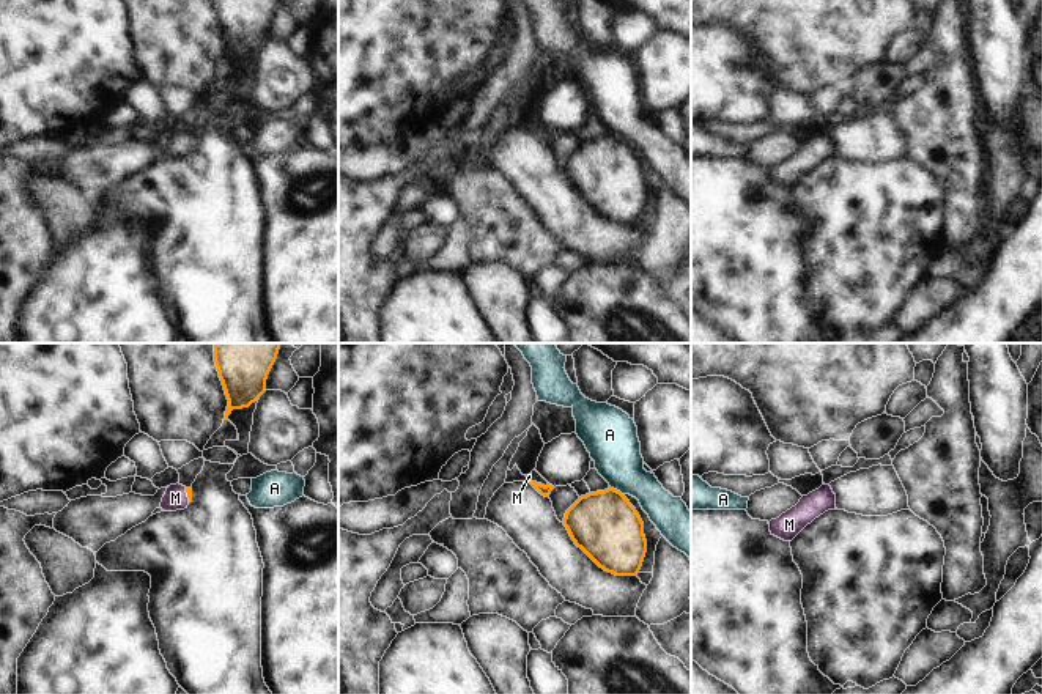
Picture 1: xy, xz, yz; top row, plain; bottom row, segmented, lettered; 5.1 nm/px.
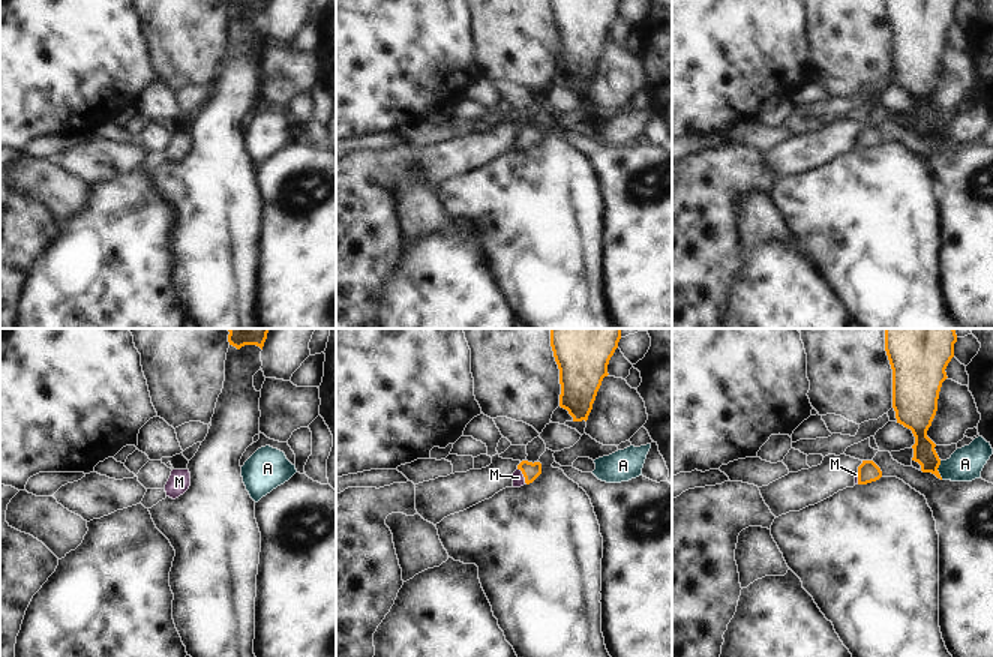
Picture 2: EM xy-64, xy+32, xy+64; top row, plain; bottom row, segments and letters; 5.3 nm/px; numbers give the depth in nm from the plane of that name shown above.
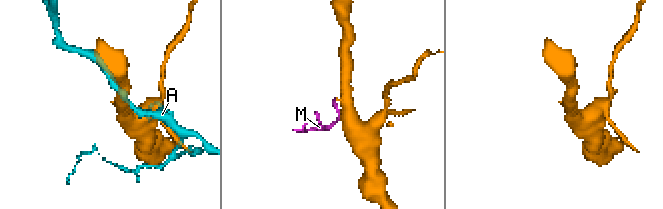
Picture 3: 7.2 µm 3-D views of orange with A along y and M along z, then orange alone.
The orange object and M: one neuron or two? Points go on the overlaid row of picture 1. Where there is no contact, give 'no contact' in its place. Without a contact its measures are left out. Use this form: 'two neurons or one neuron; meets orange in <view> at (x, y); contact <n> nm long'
one neuron; meets orange in xy at (188, 496); contact 80 nm long

